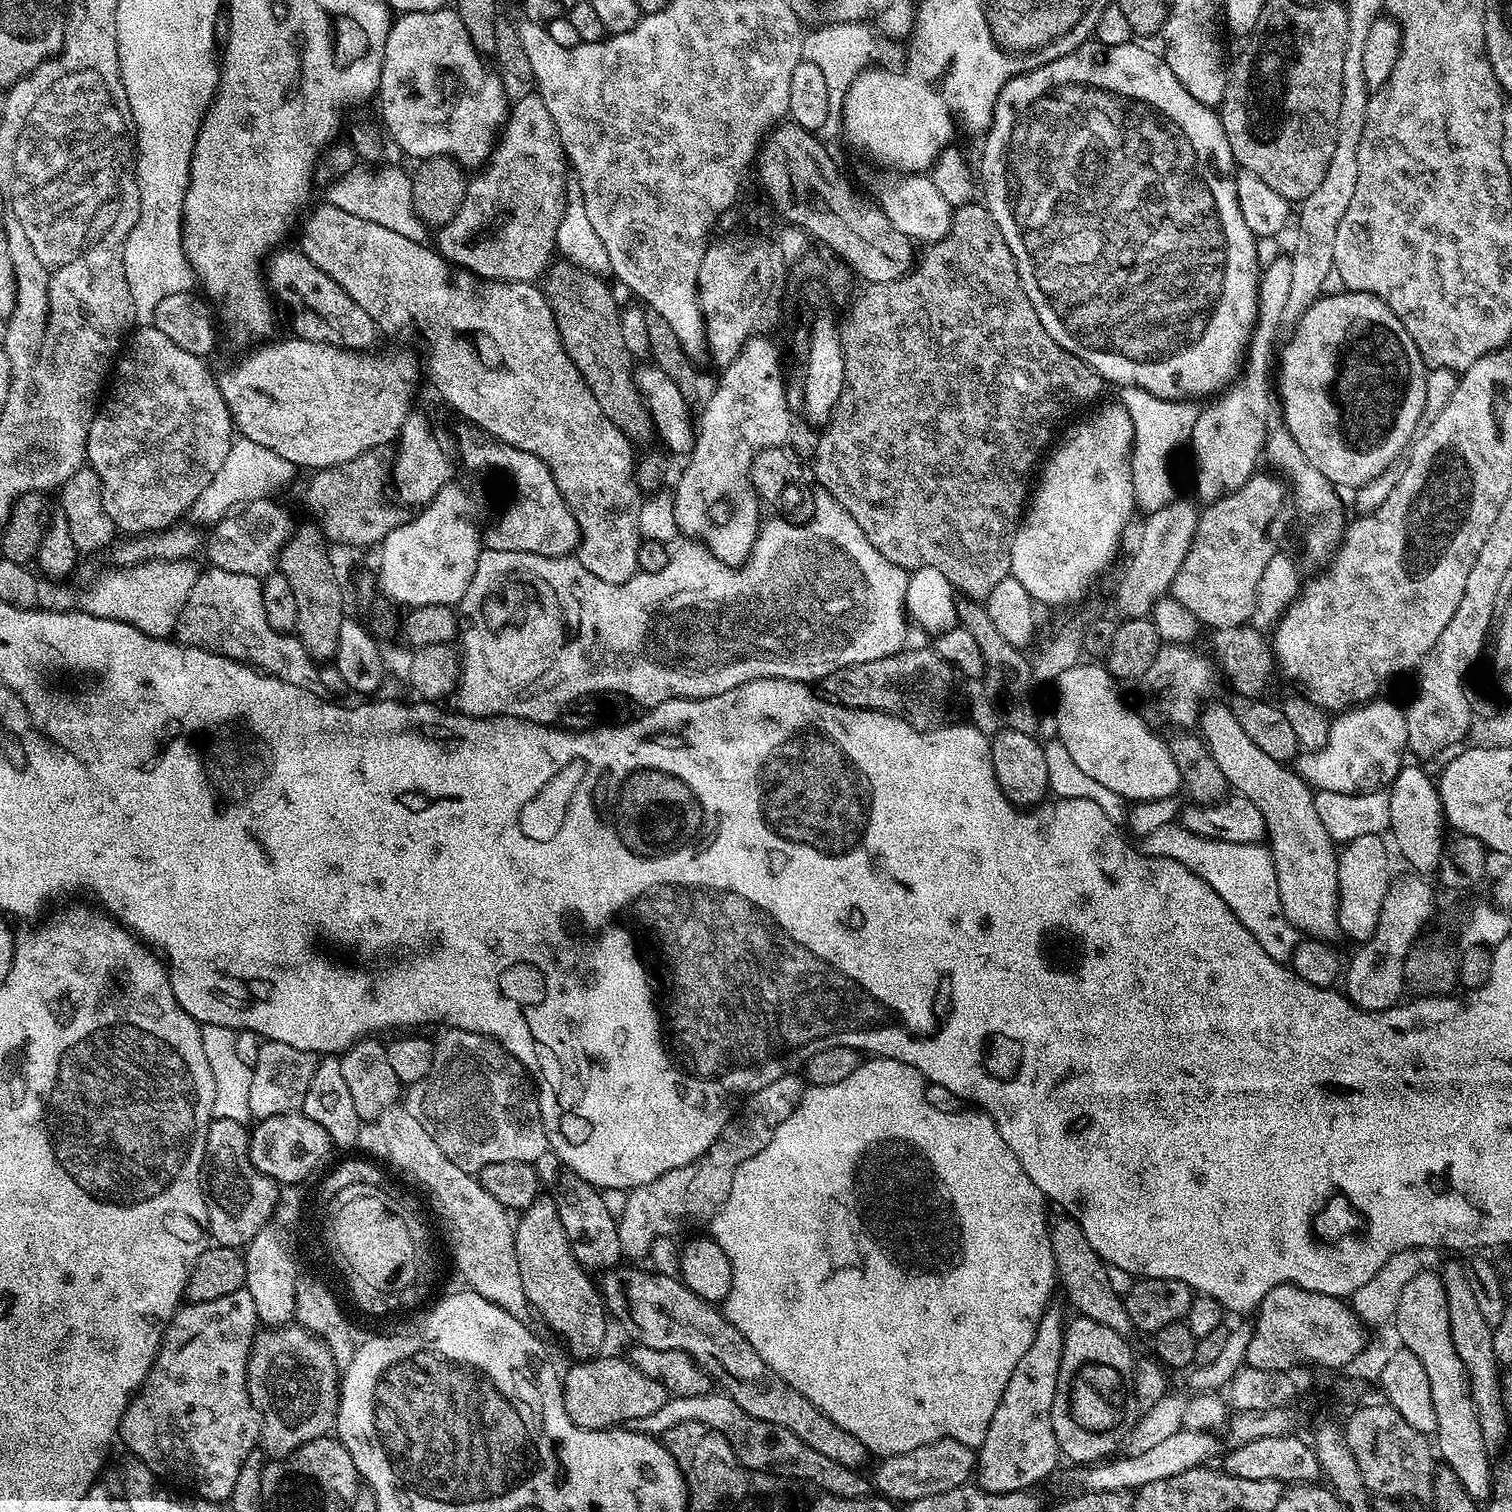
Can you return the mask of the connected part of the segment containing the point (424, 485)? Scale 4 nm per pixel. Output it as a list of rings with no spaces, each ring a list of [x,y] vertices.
[[[419,410],[409,412],[406,422],[402,422],[400,435],[395,441],[394,463],[390,468],[391,483],[393,485],[396,483],[395,499],[404,506],[426,505],[436,497],[438,490],[452,479],[452,464],[448,461],[439,438],[432,433],[431,422]]]

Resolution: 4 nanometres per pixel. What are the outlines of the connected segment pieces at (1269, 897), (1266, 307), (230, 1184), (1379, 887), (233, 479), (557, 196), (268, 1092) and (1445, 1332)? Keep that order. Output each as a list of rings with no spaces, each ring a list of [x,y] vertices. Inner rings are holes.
[[[1173,822],[1143,837],[1142,851],[1148,856],[1161,856],[1174,862],[1182,862],[1182,866],[1202,878],[1202,882],[1210,885],[1214,894],[1218,894],[1218,898],[1226,902],[1238,922],[1242,922],[1242,926],[1246,926],[1246,930],[1250,930],[1250,934],[1258,938],[1262,950],[1266,950],[1270,958],[1281,962],[1291,961],[1302,936],[1282,910],[1282,898],[1278,894],[1278,878],[1274,874],[1272,854],[1263,843],[1239,844],[1202,838]]]
[[[1281,254],[1274,262],[1262,268],[1256,285],[1256,323],[1252,326],[1252,335],[1248,338],[1246,351],[1242,357],[1242,367],[1238,375],[1221,391],[1207,401],[1208,405],[1200,408],[1198,418],[1194,422],[1190,449],[1192,448],[1192,468],[1196,471],[1196,496],[1203,502],[1221,500],[1226,494],[1238,490],[1257,471],[1256,463],[1264,456],[1266,442],[1266,422],[1269,412],[1274,408],[1274,392],[1268,389],[1268,372],[1260,364],[1268,364],[1277,359],[1278,340],[1276,330],[1285,321],[1284,311],[1290,294],[1292,281],[1291,255]]]
[[[213,1119],[206,1134],[206,1150],[202,1169],[204,1201],[208,1207],[206,1225],[211,1239],[219,1247],[243,1249],[254,1238],[256,1228],[265,1221],[265,1216],[273,1214],[279,1188],[272,1189],[270,1178],[262,1174],[250,1162],[248,1138],[250,1132],[243,1123]]]
[[[1359,835],[1347,841],[1337,853],[1336,877],[1339,886],[1339,918],[1340,932],[1361,944],[1373,936],[1381,913],[1382,899],[1392,882],[1390,878],[1390,862],[1388,852],[1381,835]]]
[[[237,435],[230,446],[230,454],[226,454],[226,462],[222,462],[222,470],[210,478],[210,486],[206,486],[206,490],[202,490],[202,494],[198,494],[196,501],[189,506],[187,519],[192,519],[189,521],[196,526],[217,524],[237,506],[247,506],[253,500],[271,497],[275,488],[290,483],[296,475],[298,469],[295,464],[286,462],[286,458],[278,458],[274,450],[266,450],[266,446],[258,446],[258,442],[250,442],[250,438]]]
[[[538,94],[532,96],[520,96],[511,101],[508,119],[504,122],[504,127],[492,149],[490,159],[487,161],[485,170],[481,176],[472,176],[468,182],[468,189],[462,198],[462,206],[458,206],[458,214],[454,214],[454,218],[450,218],[448,224],[443,225],[439,229],[440,232],[436,236],[435,247],[441,256],[448,261],[449,264],[457,269],[472,273],[473,276],[489,282],[503,282],[509,284],[515,280],[525,282],[536,282],[544,276],[550,261],[556,252],[556,235],[558,234],[558,222],[562,222],[562,214],[566,203],[566,193],[568,191],[568,182],[570,179],[570,165],[564,154],[564,147],[560,144],[560,135],[554,126],[554,122],[550,118],[550,110],[546,110],[546,102],[542,102],[542,98]]]
[[[263,1041],[259,1048],[257,1064],[253,1068],[250,1087],[249,1102],[252,1116],[255,1119],[264,1119],[301,1111],[317,1063],[317,1055],[313,1052],[298,1050],[289,1043]]]
[[[1421,1270],[1403,1287],[1394,1317],[1399,1343],[1413,1352],[1421,1362],[1430,1384],[1430,1397],[1434,1406],[1436,1431],[1434,1448],[1443,1463],[1458,1476],[1458,1482],[1466,1494],[1477,1502],[1487,1501],[1492,1494],[1493,1465],[1488,1465],[1489,1441],[1484,1439],[1482,1426],[1478,1426],[1478,1414],[1468,1385],[1468,1375],[1462,1360],[1454,1351],[1450,1339],[1449,1315],[1446,1314],[1446,1292],[1435,1271]]]

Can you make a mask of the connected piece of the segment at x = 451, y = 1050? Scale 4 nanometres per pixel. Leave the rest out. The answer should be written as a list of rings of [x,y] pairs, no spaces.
[[[448,1028],[441,1040],[435,1041],[434,1062],[426,1070],[426,1078],[414,1082],[406,1092],[406,1107],[426,1129],[426,1134],[438,1142],[438,1150],[462,1166],[462,1170],[478,1174],[490,1162],[526,1162],[536,1164],[549,1151],[546,1130],[540,1113],[540,1097],[528,1071],[509,1052],[481,1032]]]

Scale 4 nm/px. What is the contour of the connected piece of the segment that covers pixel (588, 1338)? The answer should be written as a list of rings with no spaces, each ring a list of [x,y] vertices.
[[[537,1195],[529,1208],[523,1209],[519,1213],[514,1224],[514,1235],[516,1238],[516,1257],[518,1258],[518,1270],[522,1274],[522,1286],[526,1290],[526,1298],[531,1311],[536,1312],[544,1319],[544,1324],[556,1336],[564,1339],[564,1344],[568,1347],[568,1352],[577,1361],[583,1362],[595,1357],[596,1352],[604,1344],[604,1331],[608,1324],[604,1321],[605,1301],[601,1293],[592,1285],[589,1273],[574,1258],[570,1242],[566,1238],[566,1230],[562,1230],[562,1218],[558,1218],[556,1201],[551,1195]]]

